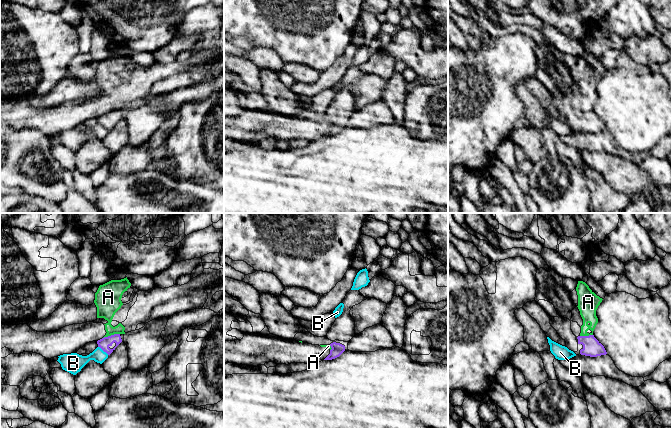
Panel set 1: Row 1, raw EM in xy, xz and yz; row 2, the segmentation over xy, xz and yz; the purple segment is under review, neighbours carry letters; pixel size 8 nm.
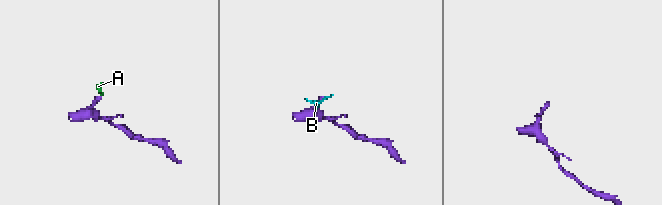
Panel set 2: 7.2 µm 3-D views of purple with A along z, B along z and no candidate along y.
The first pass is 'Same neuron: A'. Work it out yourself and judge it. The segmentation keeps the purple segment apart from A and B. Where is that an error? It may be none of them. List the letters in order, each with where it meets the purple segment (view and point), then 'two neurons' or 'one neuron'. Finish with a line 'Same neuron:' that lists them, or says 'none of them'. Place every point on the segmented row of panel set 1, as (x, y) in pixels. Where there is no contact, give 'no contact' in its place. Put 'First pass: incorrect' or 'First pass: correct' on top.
First pass: incorrect
A: meets purple in xy at (111, 335); two neurons
B: meets purple in xy at (103, 350); two neurons
Same neuron: none of them

